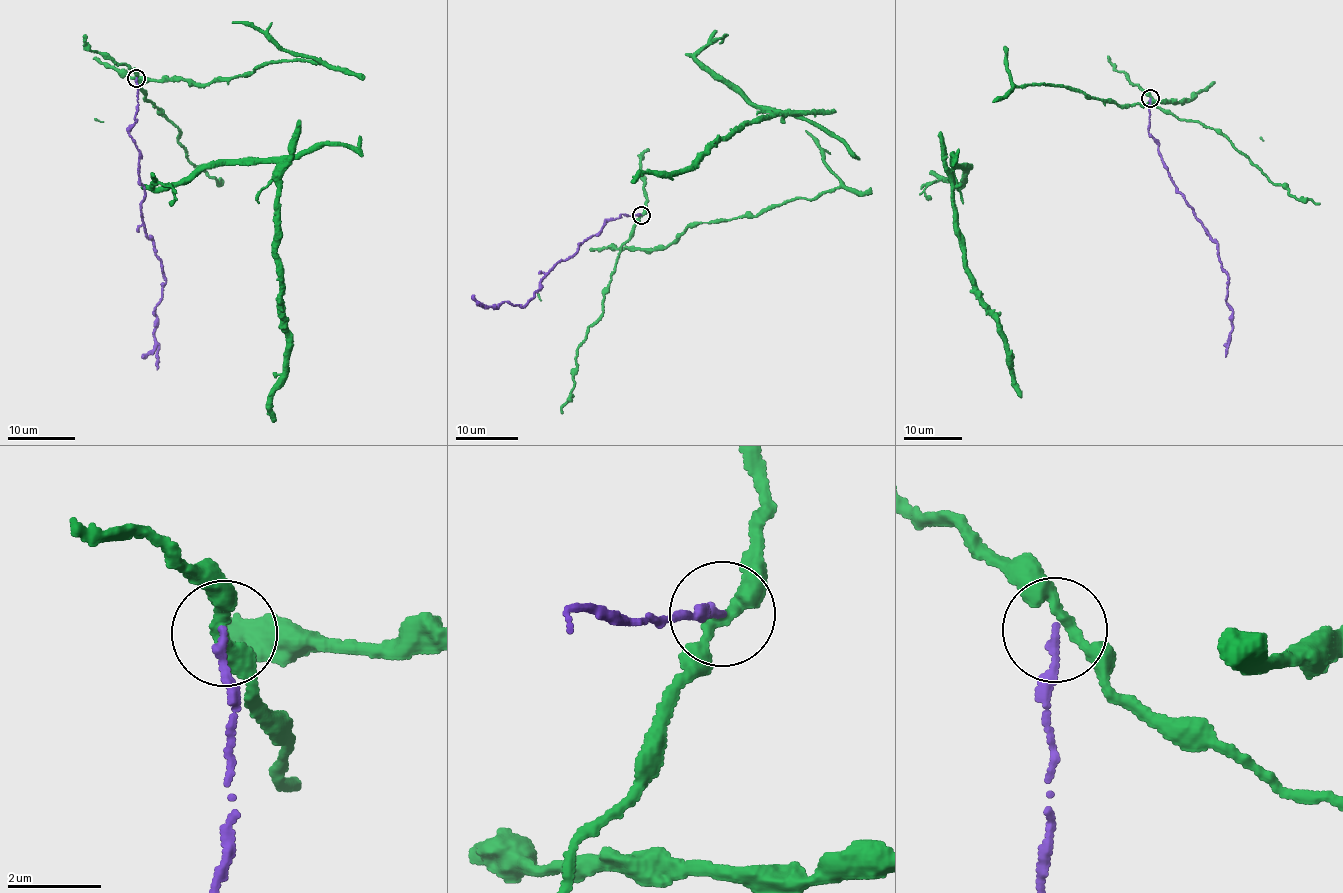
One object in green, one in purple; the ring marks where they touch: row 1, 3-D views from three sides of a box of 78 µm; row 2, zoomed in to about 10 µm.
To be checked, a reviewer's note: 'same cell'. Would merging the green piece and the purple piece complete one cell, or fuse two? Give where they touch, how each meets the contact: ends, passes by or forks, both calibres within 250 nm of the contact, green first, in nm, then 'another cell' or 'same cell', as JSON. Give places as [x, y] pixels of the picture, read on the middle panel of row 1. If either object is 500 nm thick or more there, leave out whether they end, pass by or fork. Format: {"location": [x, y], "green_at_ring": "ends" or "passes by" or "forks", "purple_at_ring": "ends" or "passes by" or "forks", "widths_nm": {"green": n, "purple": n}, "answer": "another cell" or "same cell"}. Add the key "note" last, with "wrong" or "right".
{"location": [641, 215], "green_at_ring": "passes by", "purple_at_ring": "ends", "widths_nm": {"green": 280, "purple": 160}, "answer": "another cell", "note": "wrong"}

